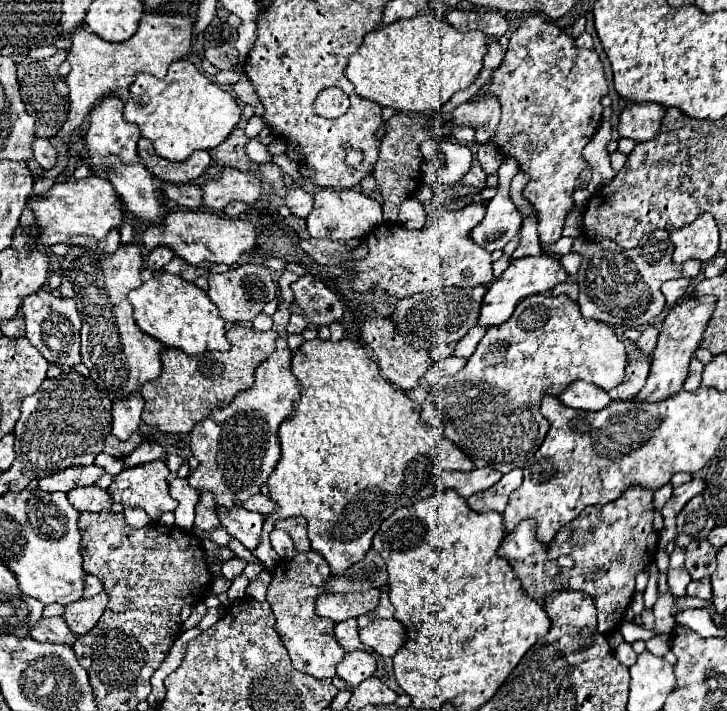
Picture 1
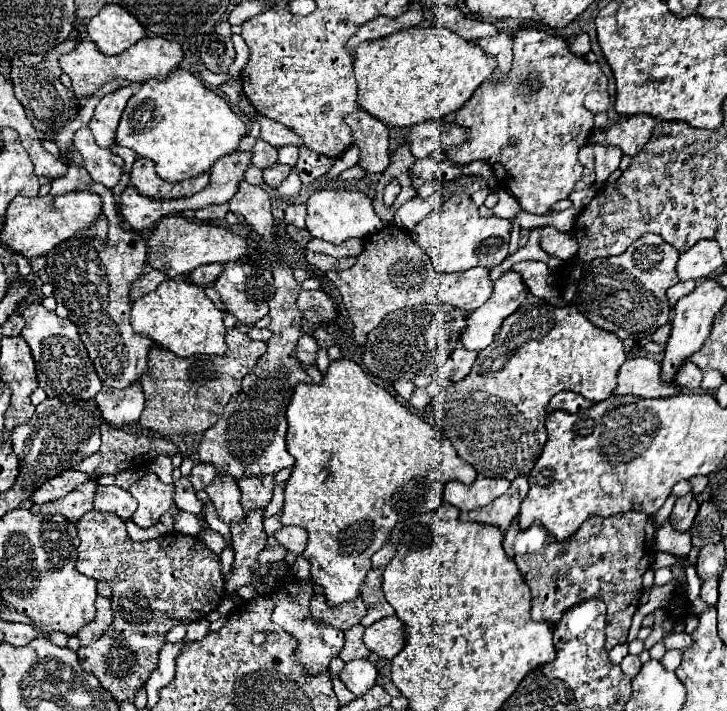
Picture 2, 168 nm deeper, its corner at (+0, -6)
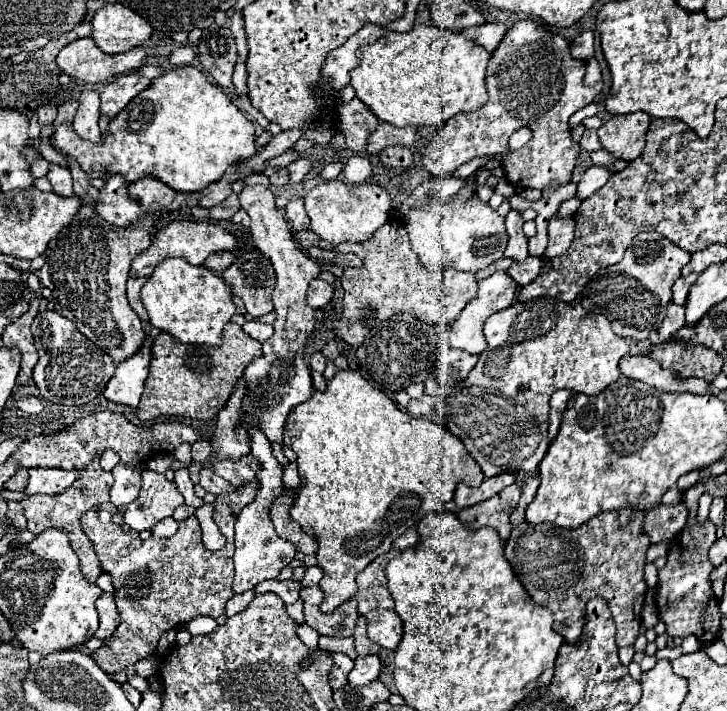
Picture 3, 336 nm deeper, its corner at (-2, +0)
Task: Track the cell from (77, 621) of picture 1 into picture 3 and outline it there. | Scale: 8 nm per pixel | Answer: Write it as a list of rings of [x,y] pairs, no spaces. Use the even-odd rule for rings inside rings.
[[[104,592],[96,600],[96,610],[98,610],[98,616],[100,616],[100,628],[98,628],[98,632],[94,632],[94,638],[104,640],[104,638],[108,638],[116,630],[116,626],[120,622],[120,616],[118,616],[118,610],[116,610],[112,594]]]

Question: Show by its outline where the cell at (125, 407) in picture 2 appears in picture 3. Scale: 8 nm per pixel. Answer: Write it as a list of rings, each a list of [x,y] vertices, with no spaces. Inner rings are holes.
[[[148,338],[148,342],[144,342],[142,350],[134,356],[128,358],[126,362],[116,366],[114,376],[110,378],[110,382],[106,384],[102,396],[110,402],[116,404],[124,404],[130,408],[136,408],[142,396],[142,388],[144,388],[144,380],[148,376],[148,362],[150,362],[150,346],[152,340]]]

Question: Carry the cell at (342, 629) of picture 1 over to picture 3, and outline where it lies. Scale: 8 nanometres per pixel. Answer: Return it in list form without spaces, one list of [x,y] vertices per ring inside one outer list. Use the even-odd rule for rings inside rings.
[[[360,616],[356,622],[356,632],[354,632],[354,642],[356,642],[356,652],[358,656],[366,656],[366,654],[378,654],[380,646],[374,644],[368,636],[366,636],[366,618]]]

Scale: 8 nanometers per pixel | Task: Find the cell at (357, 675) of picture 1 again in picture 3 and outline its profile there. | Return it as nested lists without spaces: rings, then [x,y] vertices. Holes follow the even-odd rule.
[[[368,654],[368,656],[358,656],[354,660],[354,668],[348,674],[348,684],[350,686],[366,686],[372,680],[376,680],[380,674],[380,660],[376,654]]]

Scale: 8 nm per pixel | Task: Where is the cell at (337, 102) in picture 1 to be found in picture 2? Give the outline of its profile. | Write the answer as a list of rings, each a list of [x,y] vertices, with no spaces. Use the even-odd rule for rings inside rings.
[[[362,108],[348,114],[346,124],[352,128],[354,146],[360,148],[358,166],[366,172],[384,172],[390,164],[388,128]]]

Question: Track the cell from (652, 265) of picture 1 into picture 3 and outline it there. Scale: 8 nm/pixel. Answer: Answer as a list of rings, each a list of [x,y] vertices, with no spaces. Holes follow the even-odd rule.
[[[640,232],[632,240],[632,244],[626,248],[624,258],[618,264],[612,264],[604,270],[598,270],[592,276],[592,280],[586,284],[586,288],[580,296],[580,304],[588,312],[604,314],[612,322],[612,330],[618,336],[646,340],[650,336],[650,332],[658,330],[658,326],[662,324],[662,318],[666,316],[666,308],[672,302],[670,288],[680,278],[680,270],[688,264],[688,260],[690,260],[690,254],[684,252],[682,248],[674,246],[672,242],[668,242],[668,238],[664,238],[662,234],[658,234],[658,232]]]

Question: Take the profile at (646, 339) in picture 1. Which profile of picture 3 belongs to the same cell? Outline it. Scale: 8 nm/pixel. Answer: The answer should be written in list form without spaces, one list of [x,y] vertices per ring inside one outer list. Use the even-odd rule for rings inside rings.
[[[670,304],[666,318],[662,322],[662,326],[658,328],[658,338],[660,342],[666,342],[666,338],[670,338],[676,330],[680,330],[684,326],[684,306],[676,306]]]

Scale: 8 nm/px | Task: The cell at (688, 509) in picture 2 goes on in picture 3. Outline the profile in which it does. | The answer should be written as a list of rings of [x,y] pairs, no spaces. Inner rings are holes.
[[[684,502],[676,506],[660,504],[658,510],[650,510],[644,516],[644,532],[650,536],[652,544],[660,540],[672,540],[688,522],[688,510]]]

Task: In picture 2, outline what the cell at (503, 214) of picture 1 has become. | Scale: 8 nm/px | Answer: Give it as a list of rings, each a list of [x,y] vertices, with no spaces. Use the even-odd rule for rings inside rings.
[[[456,194],[440,204],[440,208],[432,210],[420,224],[416,224],[412,230],[412,240],[430,256],[438,272],[464,272],[476,266],[490,270],[502,264],[502,260],[508,256],[510,222],[496,216],[483,218],[468,194]]]

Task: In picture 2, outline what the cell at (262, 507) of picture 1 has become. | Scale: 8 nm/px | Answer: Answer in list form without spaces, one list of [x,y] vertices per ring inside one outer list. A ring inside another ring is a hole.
[[[244,476],[244,480],[240,480],[240,490],[242,490],[242,506],[244,512],[256,510],[256,508],[266,508],[270,498],[272,498],[272,490],[274,490],[274,476]]]

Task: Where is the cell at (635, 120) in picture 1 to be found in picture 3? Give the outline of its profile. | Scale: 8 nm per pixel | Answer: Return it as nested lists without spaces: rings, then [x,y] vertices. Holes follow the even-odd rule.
[[[634,112],[626,116],[612,116],[598,128],[602,148],[612,152],[616,158],[632,162],[644,150],[650,116],[646,112]]]

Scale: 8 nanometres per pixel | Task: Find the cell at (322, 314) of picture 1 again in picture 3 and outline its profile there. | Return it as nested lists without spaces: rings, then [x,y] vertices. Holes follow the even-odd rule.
[[[314,278],[306,292],[306,302],[312,308],[324,308],[332,298],[332,286],[320,278]]]

